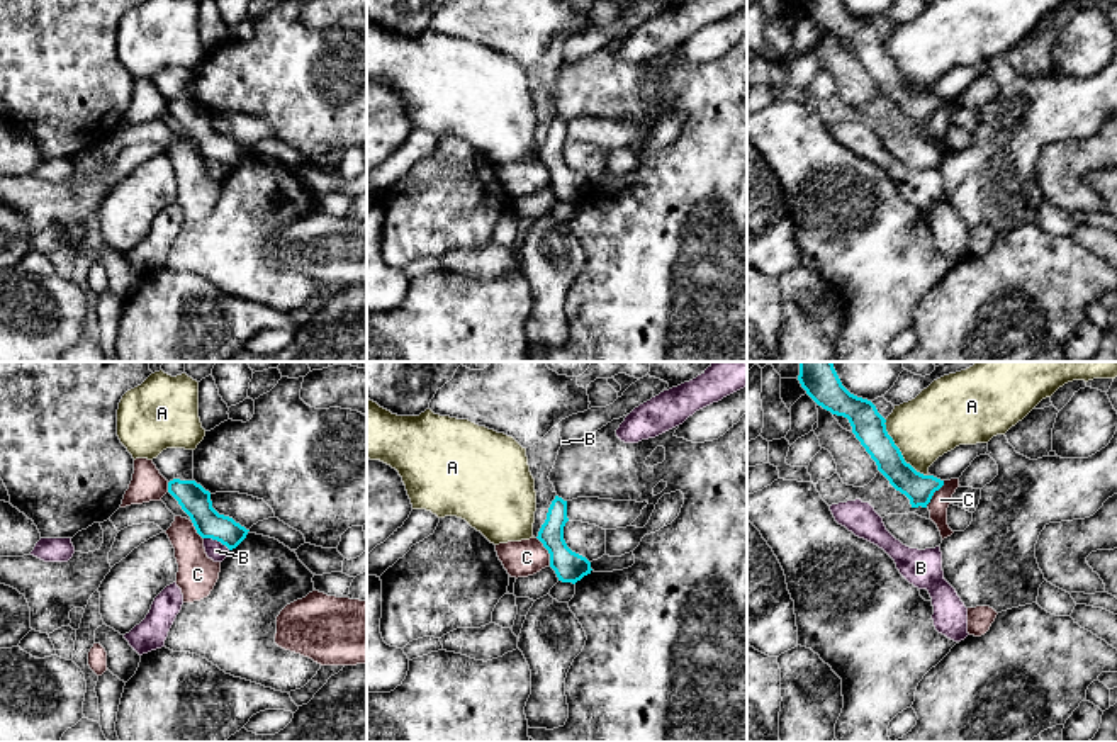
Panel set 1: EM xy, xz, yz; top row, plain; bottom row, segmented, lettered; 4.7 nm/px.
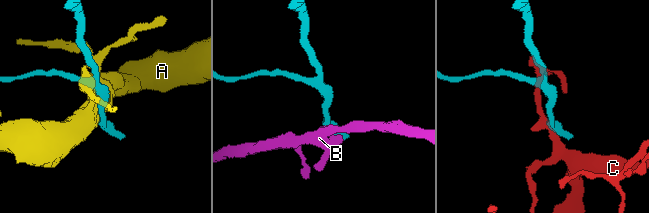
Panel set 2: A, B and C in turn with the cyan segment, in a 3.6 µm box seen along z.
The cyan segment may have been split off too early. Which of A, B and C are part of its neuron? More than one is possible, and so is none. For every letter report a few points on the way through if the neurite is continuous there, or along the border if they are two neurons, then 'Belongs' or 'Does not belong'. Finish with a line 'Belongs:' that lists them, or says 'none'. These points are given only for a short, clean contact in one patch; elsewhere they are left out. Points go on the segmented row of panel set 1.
A: Does not belong
B: Does not belong
C: Boundary: yz (944, 481), (926, 506). Does not belong
Belongs: none

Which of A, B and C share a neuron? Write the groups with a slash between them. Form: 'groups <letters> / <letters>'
groups A / B / C

